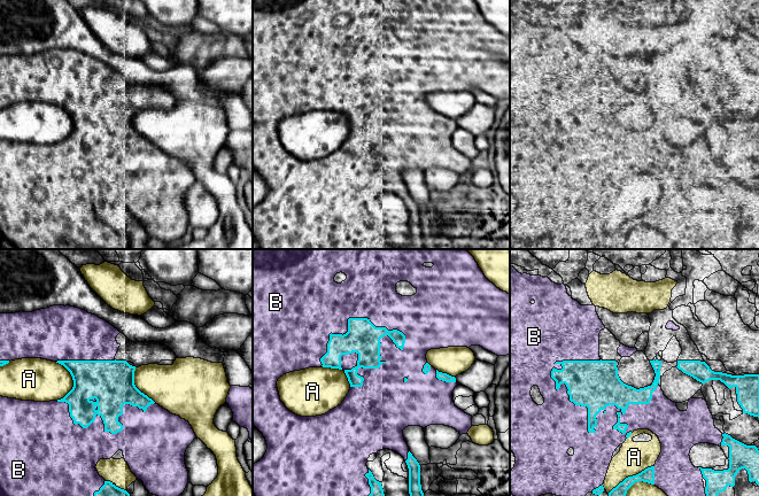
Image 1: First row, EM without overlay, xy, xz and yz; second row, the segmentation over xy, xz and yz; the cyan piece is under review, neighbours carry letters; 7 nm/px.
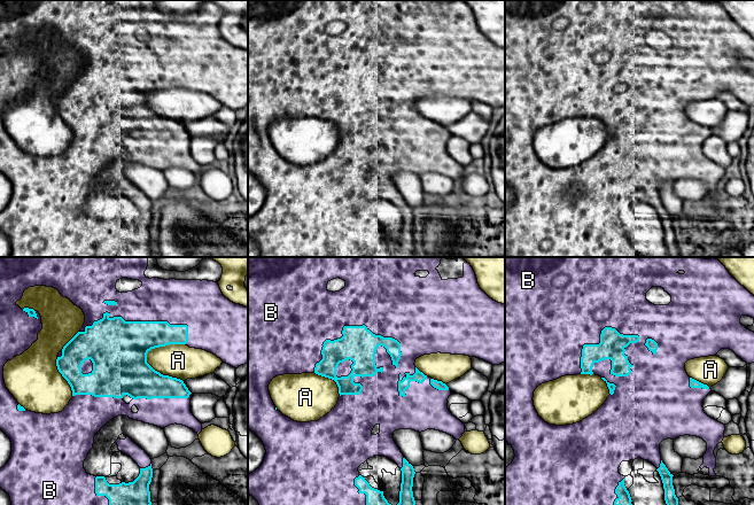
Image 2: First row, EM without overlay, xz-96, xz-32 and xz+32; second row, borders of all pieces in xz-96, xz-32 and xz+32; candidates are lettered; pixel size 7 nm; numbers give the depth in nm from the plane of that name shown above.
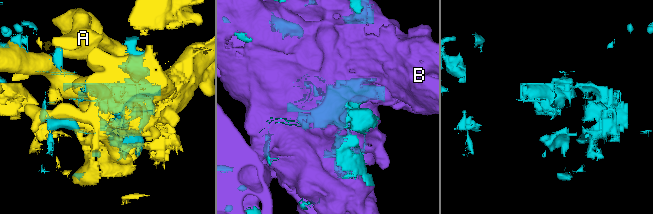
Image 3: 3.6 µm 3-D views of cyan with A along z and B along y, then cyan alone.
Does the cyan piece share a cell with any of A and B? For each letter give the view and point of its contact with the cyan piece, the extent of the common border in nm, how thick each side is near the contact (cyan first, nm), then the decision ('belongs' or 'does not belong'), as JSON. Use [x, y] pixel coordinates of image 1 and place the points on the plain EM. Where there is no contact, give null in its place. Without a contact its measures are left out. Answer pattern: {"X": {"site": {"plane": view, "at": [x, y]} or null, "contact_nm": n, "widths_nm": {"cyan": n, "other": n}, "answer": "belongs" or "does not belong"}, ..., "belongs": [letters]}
{"A": {"site": {"plane": "xy", "at": [72, 122]}, "contact_nm": 280, "widths_nm": {"cyan": 300, "other": 300}, "answer": "does not belong"}, "B": {"site": {"plane": "yz", "at": [594, 172]}, "contact_nm": 750, "widths_nm": {"cyan": 220, "other": 360}, "answer": "belongs"}, "belongs": ["B"]}

